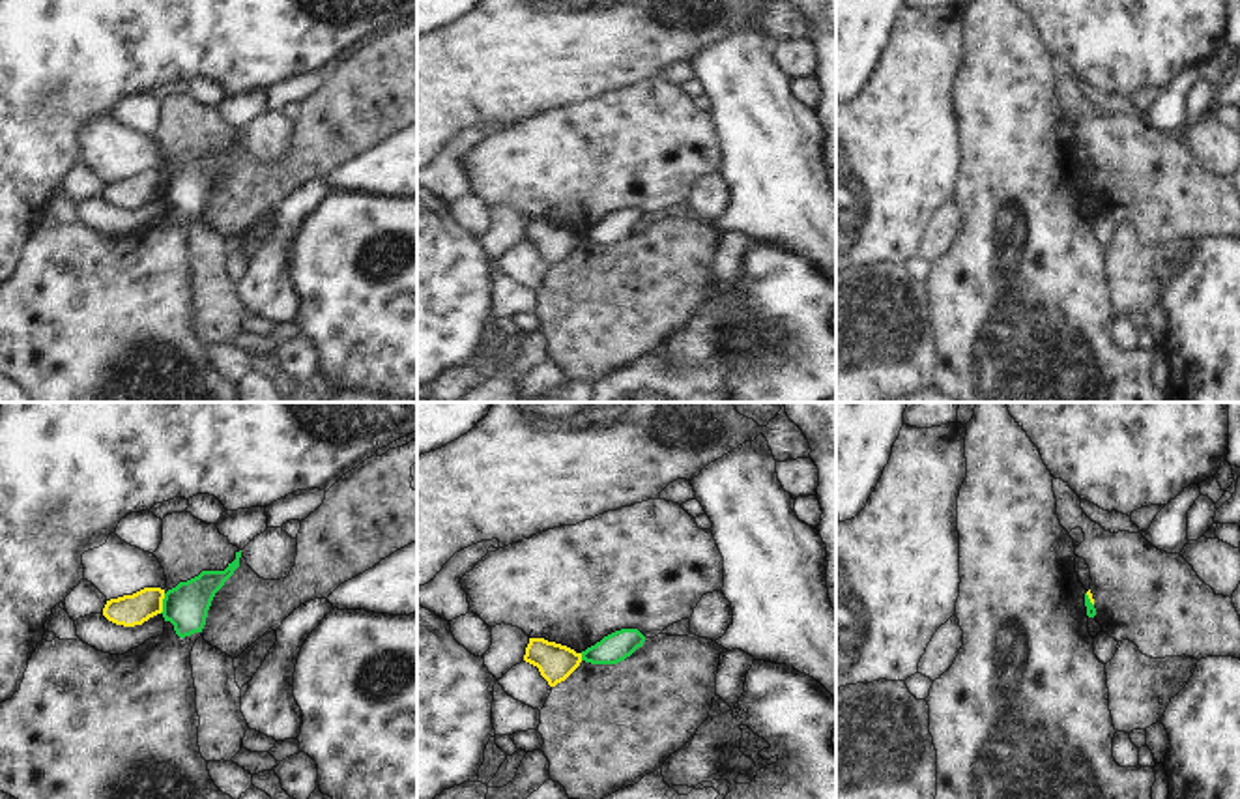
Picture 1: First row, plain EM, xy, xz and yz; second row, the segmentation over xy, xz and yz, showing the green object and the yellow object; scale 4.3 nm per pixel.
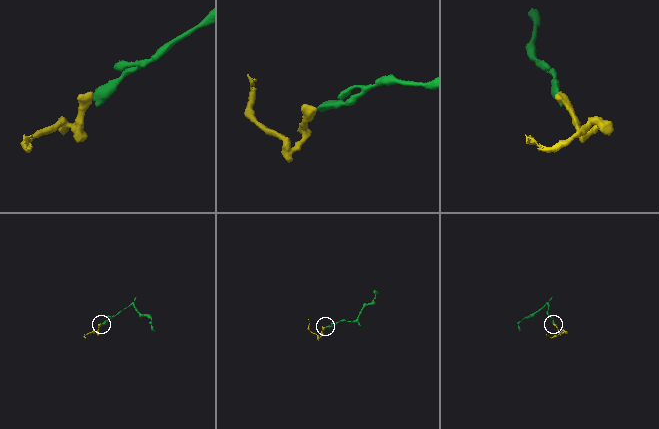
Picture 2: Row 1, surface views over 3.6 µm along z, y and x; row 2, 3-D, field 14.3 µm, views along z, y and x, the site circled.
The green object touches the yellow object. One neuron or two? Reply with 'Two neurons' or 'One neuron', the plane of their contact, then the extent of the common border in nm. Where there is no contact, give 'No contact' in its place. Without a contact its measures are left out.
Two neurons. Touches green in xy. Shared border 90 nm

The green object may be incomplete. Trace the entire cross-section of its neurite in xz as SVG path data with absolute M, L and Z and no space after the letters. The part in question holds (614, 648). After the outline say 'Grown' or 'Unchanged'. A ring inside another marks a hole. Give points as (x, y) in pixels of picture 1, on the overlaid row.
M621 629L582 651L582 661L591 664L617 664L642 647L643 642L645 636L638 629Z. Unchanged

